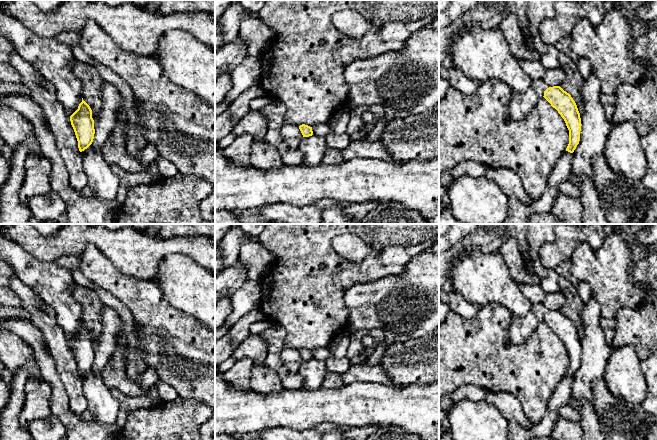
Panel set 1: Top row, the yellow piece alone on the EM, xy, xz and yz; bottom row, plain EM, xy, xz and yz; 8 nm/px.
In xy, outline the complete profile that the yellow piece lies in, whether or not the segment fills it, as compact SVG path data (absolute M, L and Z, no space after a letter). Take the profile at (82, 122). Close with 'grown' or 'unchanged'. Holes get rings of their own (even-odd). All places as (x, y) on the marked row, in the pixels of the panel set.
M83 98L78 109L70 116L70 121L78 141L79 151L82 152L92 144L95 134L92 110Z; unchanged

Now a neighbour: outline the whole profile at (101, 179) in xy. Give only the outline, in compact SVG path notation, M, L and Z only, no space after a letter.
M90 145L80 153L82 154L83 168L88 178L88 186L93 190L94 197L104 201L115 200L120 179L104 160L101 150L96 150Z

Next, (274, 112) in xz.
M274 101L259 110L267 119L268 127L264 137L266 142L274 147L279 146L283 140L281 128L285 124L286 107L280 101Z

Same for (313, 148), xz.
M314 134L309 137L303 137L298 146L298 150L303 155L302 165L320 165L327 147L325 137L320 137Z

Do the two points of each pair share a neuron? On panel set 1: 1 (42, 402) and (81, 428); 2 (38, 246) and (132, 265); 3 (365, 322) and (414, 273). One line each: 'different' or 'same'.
1: different
2: same
3: same

